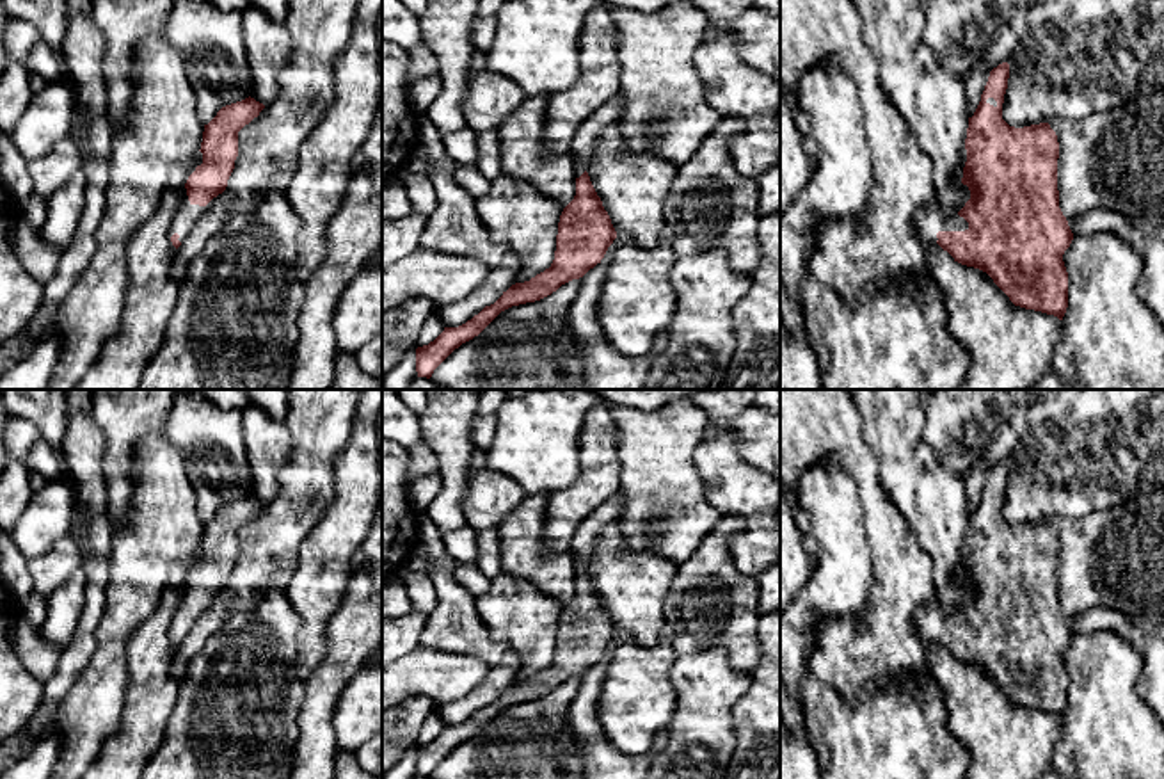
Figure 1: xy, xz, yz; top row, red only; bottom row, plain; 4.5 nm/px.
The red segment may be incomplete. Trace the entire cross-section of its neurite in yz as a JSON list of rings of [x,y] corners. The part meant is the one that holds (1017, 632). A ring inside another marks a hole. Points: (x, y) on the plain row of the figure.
[[[1008,461],[993,466],[969,516],[961,582],[969,585],[970,598],[958,612],[919,608],[915,626],[924,640],[937,640],[954,660],[986,671],[1015,704],[1063,719],[1068,706],[1063,653],[1073,631],[1059,606],[1059,541],[1048,521],[1015,526],[1002,518],[1008,477]]]

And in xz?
[[[617,493],[597,507],[576,530],[570,551],[576,558],[576,594],[563,606],[558,621],[556,649],[549,667],[530,679],[512,683],[490,704],[458,726],[444,729],[428,743],[416,747],[418,775],[430,777],[434,768],[462,742],[478,735],[501,710],[540,699],[562,683],[583,676],[604,656],[617,637],[608,610],[597,594],[586,566],[594,553],[594,541],[599,532],[618,519],[626,498]]]

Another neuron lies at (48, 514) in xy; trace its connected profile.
[[[60,478],[48,480],[9,530],[27,560],[43,555],[57,539],[69,535],[75,512],[73,487]]]

